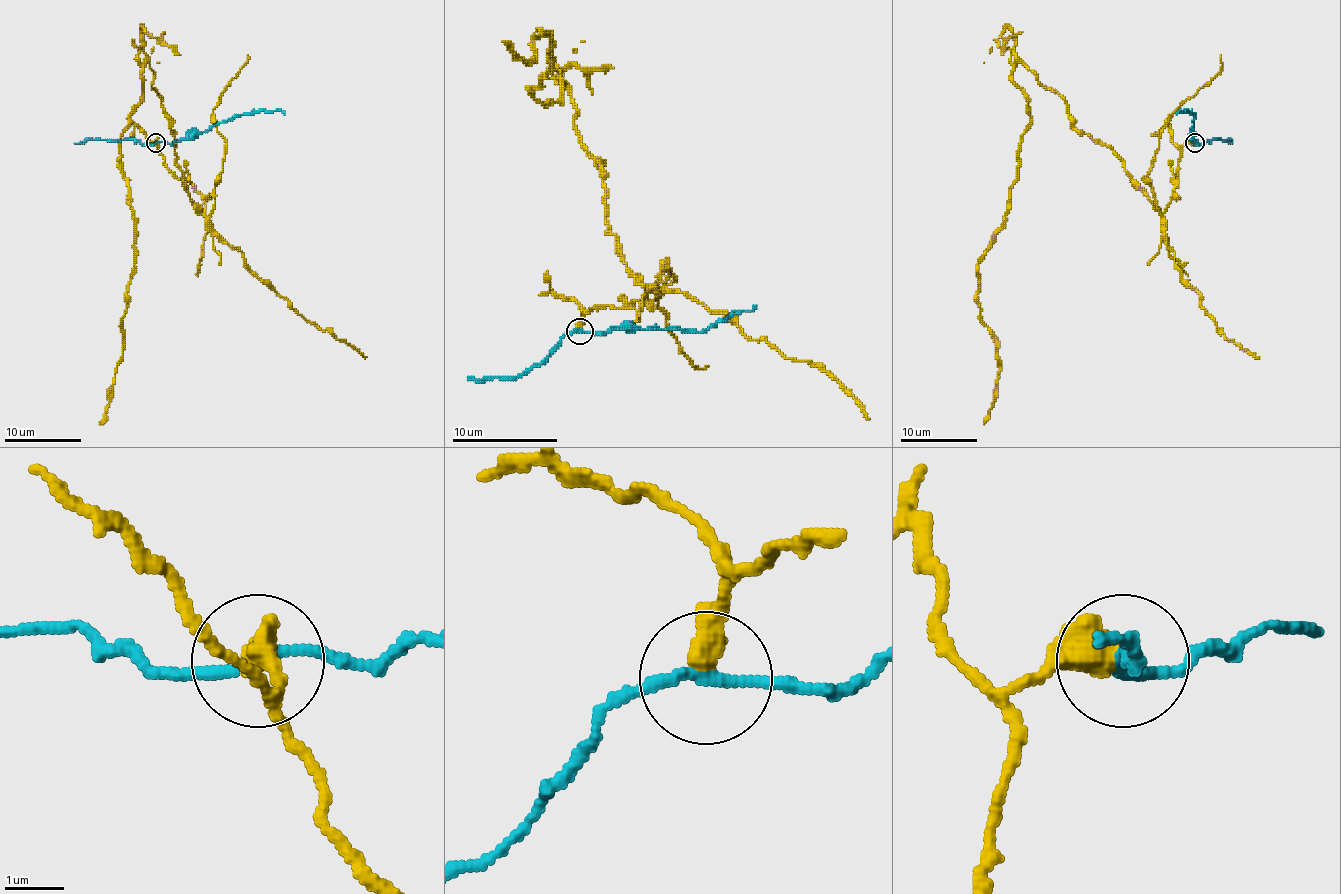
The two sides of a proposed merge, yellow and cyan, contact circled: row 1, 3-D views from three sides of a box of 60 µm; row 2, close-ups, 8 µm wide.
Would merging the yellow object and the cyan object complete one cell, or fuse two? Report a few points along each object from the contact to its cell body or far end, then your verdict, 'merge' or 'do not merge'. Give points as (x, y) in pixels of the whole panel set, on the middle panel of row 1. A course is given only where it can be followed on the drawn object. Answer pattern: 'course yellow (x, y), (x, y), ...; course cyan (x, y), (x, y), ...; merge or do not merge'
course yellow (579, 329), (647, 295), (571, 94), (531, 94), (550, 33), (526, 62), (502, 41); course cyan (579, 332), (634, 329), (698, 332), (750, 311), (756, 305); do not merge

